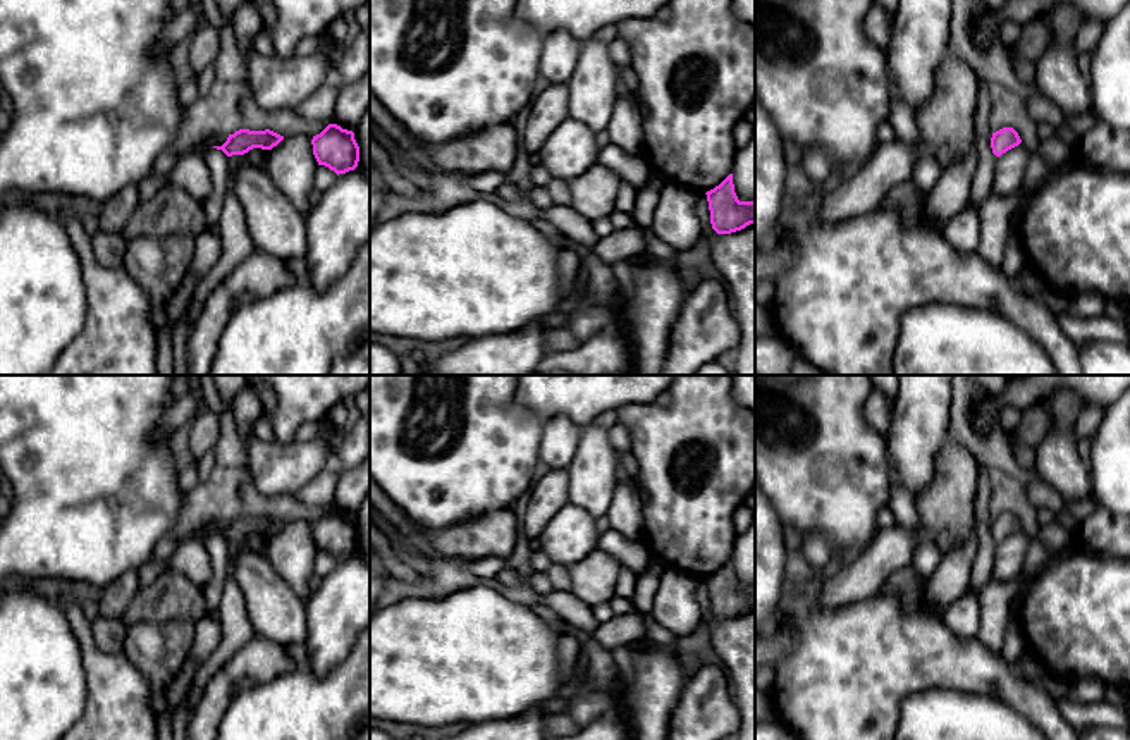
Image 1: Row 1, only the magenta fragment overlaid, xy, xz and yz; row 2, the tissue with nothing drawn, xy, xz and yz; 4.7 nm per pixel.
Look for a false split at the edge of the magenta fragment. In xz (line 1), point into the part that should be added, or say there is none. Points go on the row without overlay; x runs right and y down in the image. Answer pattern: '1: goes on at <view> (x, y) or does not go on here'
1: does not go on here

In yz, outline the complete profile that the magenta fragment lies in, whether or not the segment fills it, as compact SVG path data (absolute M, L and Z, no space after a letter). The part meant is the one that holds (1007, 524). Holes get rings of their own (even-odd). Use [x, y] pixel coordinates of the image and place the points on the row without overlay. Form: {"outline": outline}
{"outline": "M1003 513L992 518L991 533L996 542L1001 542L1008 535L1018 532L1022 528L1018 518L1013 513Z"}

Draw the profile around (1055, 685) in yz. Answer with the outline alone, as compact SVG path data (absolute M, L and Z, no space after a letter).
M1046 671L1039 681L1044 690L1054 699L1068 699L1070 683L1058 673Z

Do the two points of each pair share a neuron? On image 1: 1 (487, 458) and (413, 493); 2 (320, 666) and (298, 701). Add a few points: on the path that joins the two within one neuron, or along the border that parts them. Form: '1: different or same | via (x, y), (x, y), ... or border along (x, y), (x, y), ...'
1: same | via (468, 458), (448, 458), (432, 474)
2: different | border along (350, 653), (320, 677), (315, 677), (303, 666)

